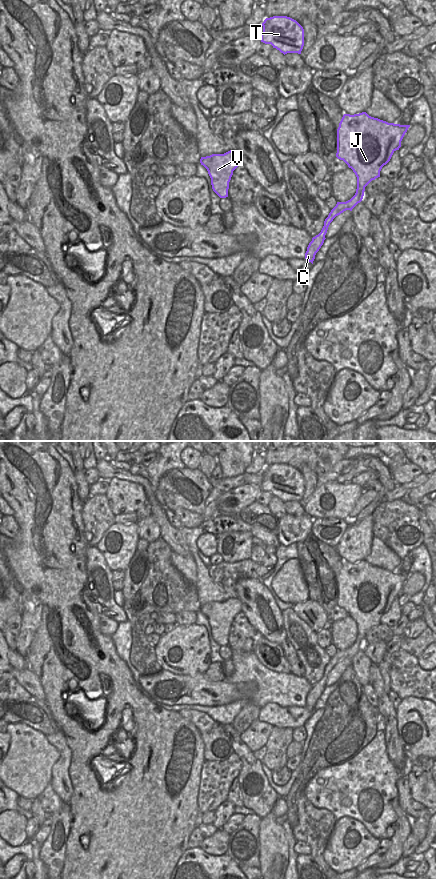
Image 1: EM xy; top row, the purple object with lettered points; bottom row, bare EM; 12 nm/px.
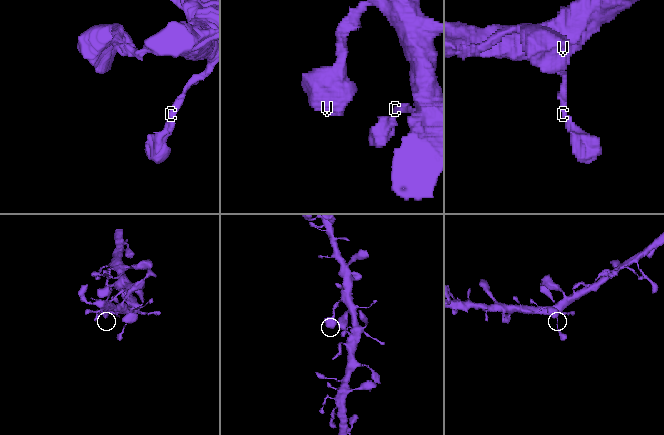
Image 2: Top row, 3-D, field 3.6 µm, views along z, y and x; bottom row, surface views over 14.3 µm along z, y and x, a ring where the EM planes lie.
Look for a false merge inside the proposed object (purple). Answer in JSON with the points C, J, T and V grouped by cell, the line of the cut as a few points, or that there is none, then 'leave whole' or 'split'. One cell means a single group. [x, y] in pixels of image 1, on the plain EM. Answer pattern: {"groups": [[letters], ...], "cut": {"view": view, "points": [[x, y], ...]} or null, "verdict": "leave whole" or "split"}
{"groups": [["C", "J", "T", "V"]], "cut": null, "verdict": "leave whole"}

